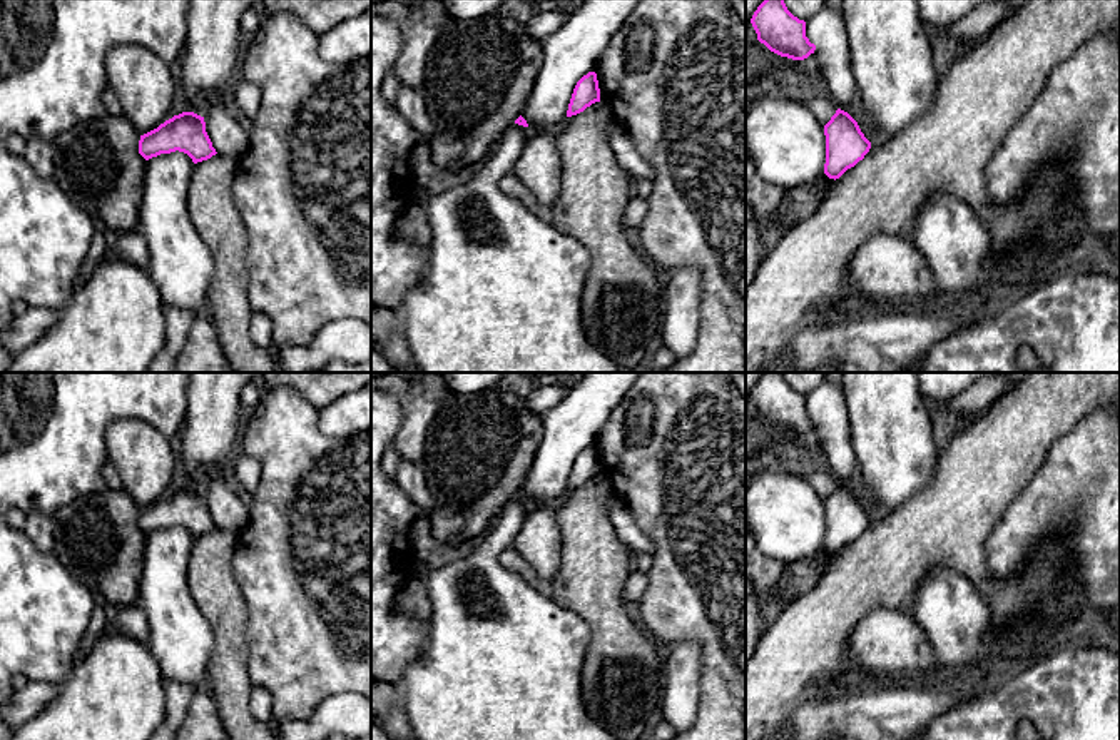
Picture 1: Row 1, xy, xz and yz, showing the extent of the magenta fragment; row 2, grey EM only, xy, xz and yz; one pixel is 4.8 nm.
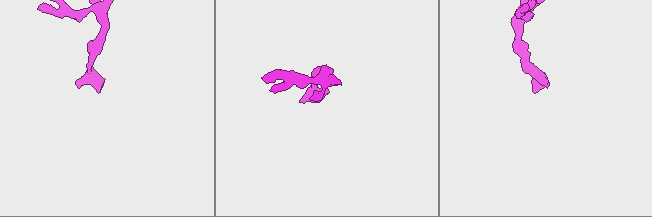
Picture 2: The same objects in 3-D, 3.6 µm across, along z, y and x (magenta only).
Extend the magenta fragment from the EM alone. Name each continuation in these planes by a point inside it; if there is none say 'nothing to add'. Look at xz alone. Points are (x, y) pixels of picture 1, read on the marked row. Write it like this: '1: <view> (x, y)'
1: xz (504, 289)

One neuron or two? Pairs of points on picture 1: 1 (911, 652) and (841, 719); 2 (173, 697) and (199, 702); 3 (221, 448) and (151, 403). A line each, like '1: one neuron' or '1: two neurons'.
1: two neurons
2: two neurons
3: two neurons

